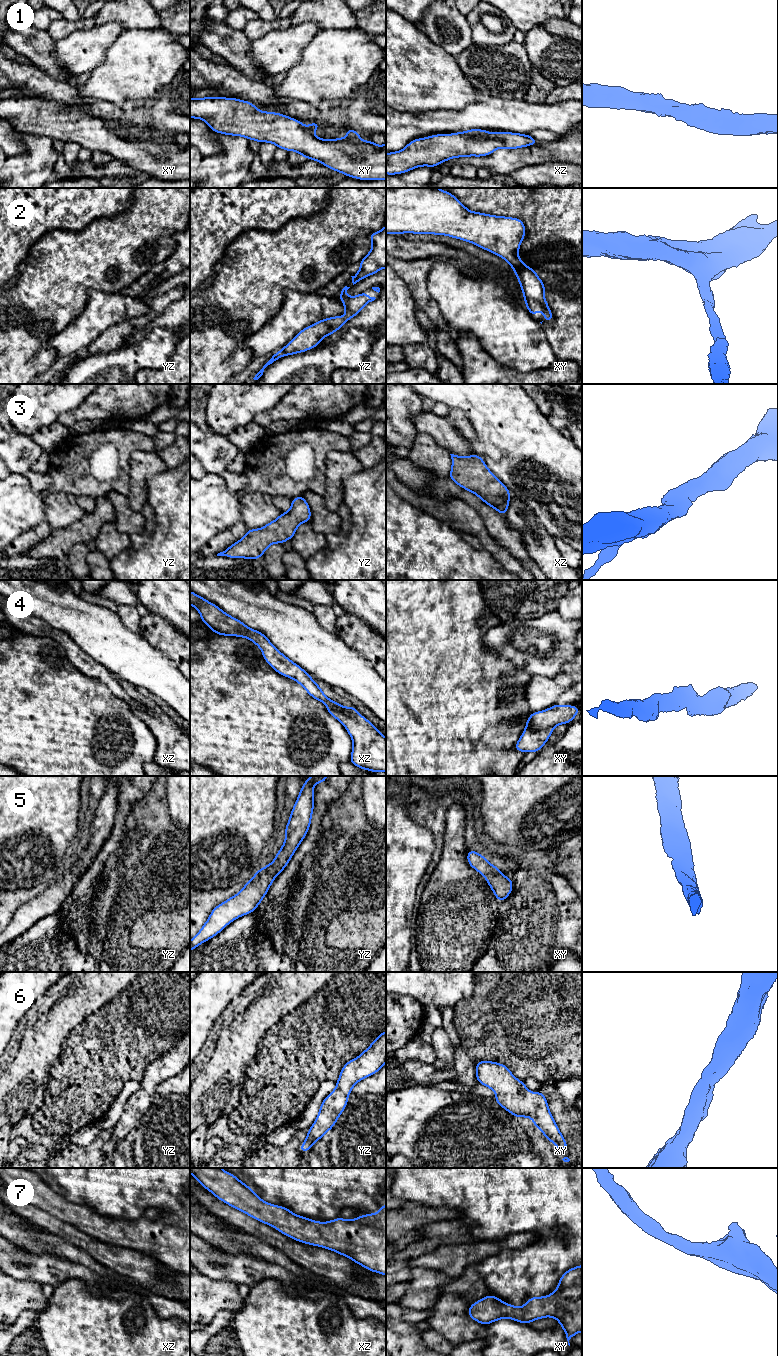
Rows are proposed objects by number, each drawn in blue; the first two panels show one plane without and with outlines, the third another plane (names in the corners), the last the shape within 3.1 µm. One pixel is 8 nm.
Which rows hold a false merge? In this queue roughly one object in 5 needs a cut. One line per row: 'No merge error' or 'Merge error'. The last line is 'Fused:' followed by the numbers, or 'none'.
1: No merge error
2: No merge error
3: No merge error
4: Merge error
5: No merge error
6: No merge error
7: No merge error
Fused: 4

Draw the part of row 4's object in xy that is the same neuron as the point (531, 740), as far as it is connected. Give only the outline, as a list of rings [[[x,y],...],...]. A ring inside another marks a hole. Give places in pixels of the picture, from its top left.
[[[526,727],[513,748],[523,753],[537,753],[546,744],[552,733],[553,728],[533,730]]]

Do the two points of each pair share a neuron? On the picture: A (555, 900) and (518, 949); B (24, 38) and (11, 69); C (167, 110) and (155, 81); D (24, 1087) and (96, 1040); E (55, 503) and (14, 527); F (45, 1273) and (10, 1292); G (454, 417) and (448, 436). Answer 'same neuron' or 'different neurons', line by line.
A: same neuron
B: different neurons
C: different neurons
D: different neurons
E: different neurons
F: different neurons
G: different neurons

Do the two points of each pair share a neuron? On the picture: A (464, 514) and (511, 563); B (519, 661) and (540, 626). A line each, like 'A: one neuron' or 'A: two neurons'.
A: one neuron
B: one neuron

